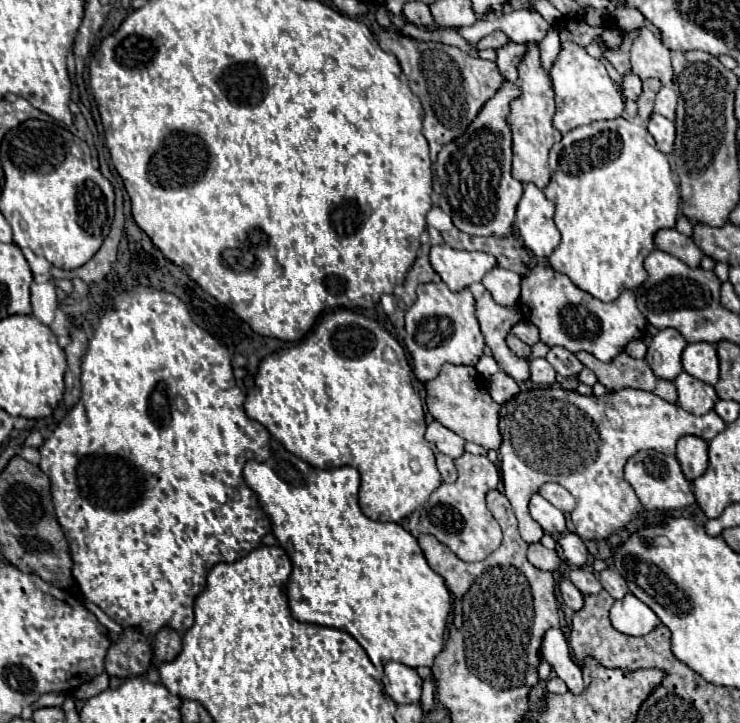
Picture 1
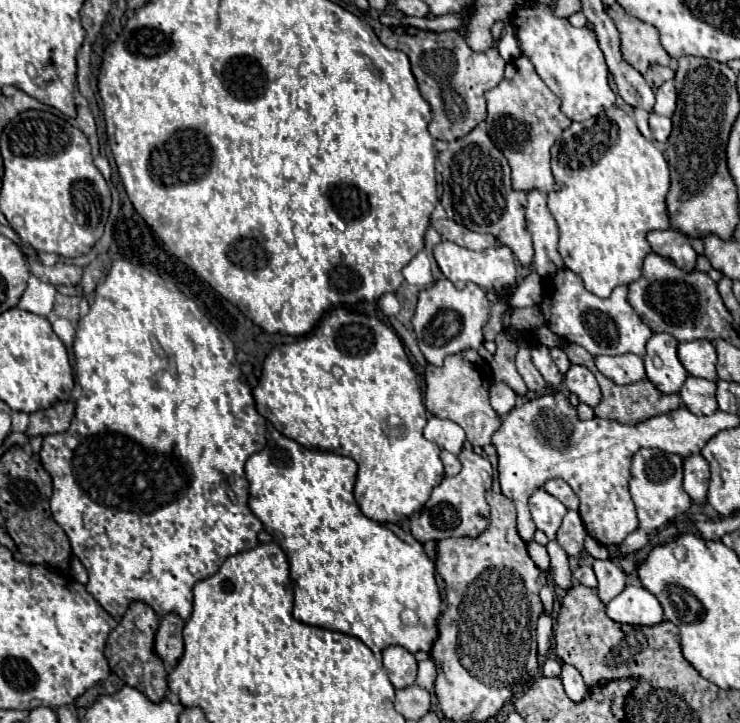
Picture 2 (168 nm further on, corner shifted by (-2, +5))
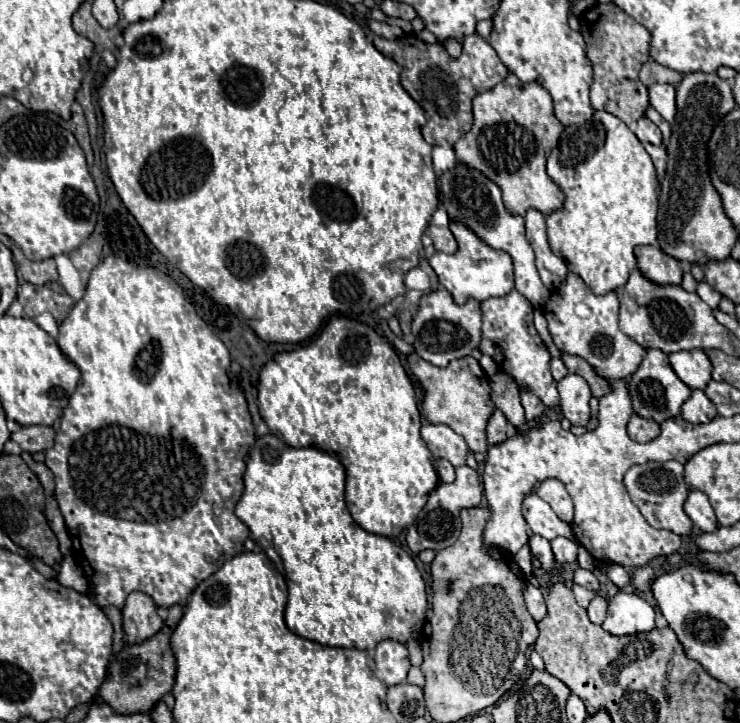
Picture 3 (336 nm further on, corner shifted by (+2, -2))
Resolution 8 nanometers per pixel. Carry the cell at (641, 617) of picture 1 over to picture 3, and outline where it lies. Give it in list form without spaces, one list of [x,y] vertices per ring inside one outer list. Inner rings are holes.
[[[620,592],[608,602],[608,616],[602,628],[610,634],[638,634],[650,632],[656,622],[654,608],[638,594]]]

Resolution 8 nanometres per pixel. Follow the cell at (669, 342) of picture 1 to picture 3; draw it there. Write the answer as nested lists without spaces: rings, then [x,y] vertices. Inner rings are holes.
[[[650,348],[646,350],[644,360],[640,362],[638,370],[630,376],[628,380],[630,384],[630,396],[632,396],[632,408],[636,414],[644,416],[644,418],[652,418],[658,424],[674,418],[680,414],[680,406],[682,402],[690,396],[690,388],[676,376],[676,372],[672,370],[670,362],[668,362],[668,354],[664,354],[658,348]]]

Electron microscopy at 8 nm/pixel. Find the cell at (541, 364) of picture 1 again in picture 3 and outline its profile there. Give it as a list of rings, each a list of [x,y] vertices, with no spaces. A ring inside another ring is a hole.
[[[514,288],[506,296],[484,300],[480,308],[482,308],[480,350],[492,356],[498,362],[498,366],[502,366],[504,372],[514,376],[520,388],[522,386],[530,388],[550,408],[558,406],[560,396],[556,390],[556,382],[550,374],[550,352],[532,324],[532,304]]]

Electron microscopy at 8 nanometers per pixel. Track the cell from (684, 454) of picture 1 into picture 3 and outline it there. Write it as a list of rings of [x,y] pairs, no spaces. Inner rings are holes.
[[[690,490],[688,498],[684,502],[684,510],[690,516],[690,520],[696,524],[696,528],[700,528],[702,532],[712,532],[718,528],[718,520],[714,516],[714,510],[704,492]]]

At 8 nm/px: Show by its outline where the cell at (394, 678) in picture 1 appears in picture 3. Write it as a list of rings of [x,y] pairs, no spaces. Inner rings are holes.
[[[382,640],[376,646],[374,660],[376,660],[376,676],[386,686],[396,686],[406,682],[410,660],[408,660],[408,650],[404,644],[394,640]]]

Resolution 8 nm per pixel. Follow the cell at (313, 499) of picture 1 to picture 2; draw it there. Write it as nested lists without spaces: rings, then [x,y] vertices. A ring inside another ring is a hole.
[[[284,435],[276,439],[270,437],[266,447],[246,461],[246,477],[250,483],[248,507],[288,557],[294,585],[294,619],[356,637],[374,653],[390,645],[402,645],[410,653],[428,653],[436,639],[436,621],[440,615],[434,563],[410,533],[404,537],[400,527],[372,521],[360,511],[352,495],[356,471],[358,465],[350,457],[306,449]],[[402,609],[412,609],[410,619],[400,619]]]

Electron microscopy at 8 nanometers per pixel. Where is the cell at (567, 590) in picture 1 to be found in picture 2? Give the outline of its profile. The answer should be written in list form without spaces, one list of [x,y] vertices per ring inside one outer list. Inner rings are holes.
[[[548,541],[546,549],[550,555],[550,575],[552,575],[554,583],[562,589],[570,589],[572,587],[572,573],[568,567],[566,551],[558,545],[558,541]]]

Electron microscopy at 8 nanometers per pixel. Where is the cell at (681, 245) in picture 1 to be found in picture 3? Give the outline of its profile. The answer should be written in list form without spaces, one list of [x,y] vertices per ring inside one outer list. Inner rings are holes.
[[[636,246],[636,258],[640,272],[656,284],[680,284],[682,264],[668,256],[660,246]]]

